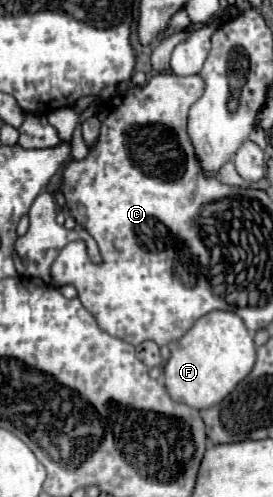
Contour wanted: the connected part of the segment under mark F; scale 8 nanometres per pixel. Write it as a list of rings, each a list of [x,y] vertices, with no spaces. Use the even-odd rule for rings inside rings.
[[[213,310],[209,314],[205,314],[203,318],[199,318],[195,322],[195,326],[177,342],[171,344],[171,358],[165,364],[165,386],[169,390],[169,396],[175,402],[187,404],[191,408],[203,410],[209,406],[215,406],[217,402],[221,402],[227,394],[231,394],[235,390],[235,386],[241,382],[241,378],[245,378],[245,374],[249,374],[249,370],[253,368],[255,362],[255,342],[251,332],[245,328],[243,320],[229,310]]]

